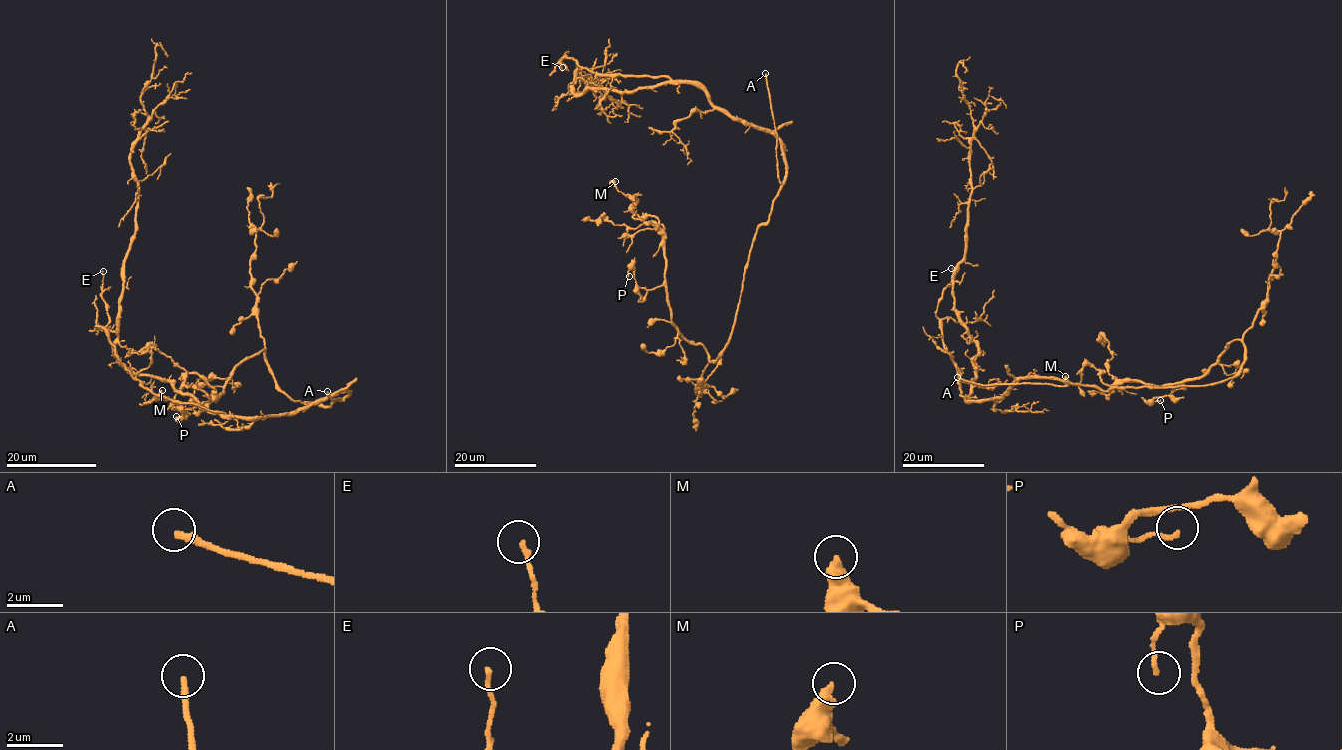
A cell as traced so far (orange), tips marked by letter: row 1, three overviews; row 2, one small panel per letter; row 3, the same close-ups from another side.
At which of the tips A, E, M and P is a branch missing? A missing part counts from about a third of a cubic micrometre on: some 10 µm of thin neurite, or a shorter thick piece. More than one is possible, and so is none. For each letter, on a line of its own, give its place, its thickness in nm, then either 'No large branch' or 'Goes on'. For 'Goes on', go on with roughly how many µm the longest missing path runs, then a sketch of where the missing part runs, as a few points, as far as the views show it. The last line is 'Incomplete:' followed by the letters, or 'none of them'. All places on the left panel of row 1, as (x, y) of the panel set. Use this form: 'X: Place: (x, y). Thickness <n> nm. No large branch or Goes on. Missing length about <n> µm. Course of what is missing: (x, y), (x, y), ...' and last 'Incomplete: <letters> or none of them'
A: Place: (327, 391). Thickness 240 nm. Goes on. Missing length about 35 µm
E: Place: (103, 271). Thickness 160 nm. No large branch
M: Place: (162, 390). Thickness 460 nm. No large branch
P: Place: (176, 416). Thickness 150 nm. No large branch
Incomplete: A

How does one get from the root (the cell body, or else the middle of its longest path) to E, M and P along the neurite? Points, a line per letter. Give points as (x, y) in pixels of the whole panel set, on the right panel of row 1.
E: (1015, 383), (1001, 397), (968, 401), (960, 395), (958, 372), (936, 315), (938, 300), (953, 279), (951, 268)
M: (1015, 383), (1209, 385), (1237, 372), (1245, 346), (1161, 386), (1106, 385), (1088, 364), (1079, 384), (1065, 376)
P: (1015, 383), (1209, 385), (1237, 372), (1244, 344), (1232, 340), (1160, 400)

